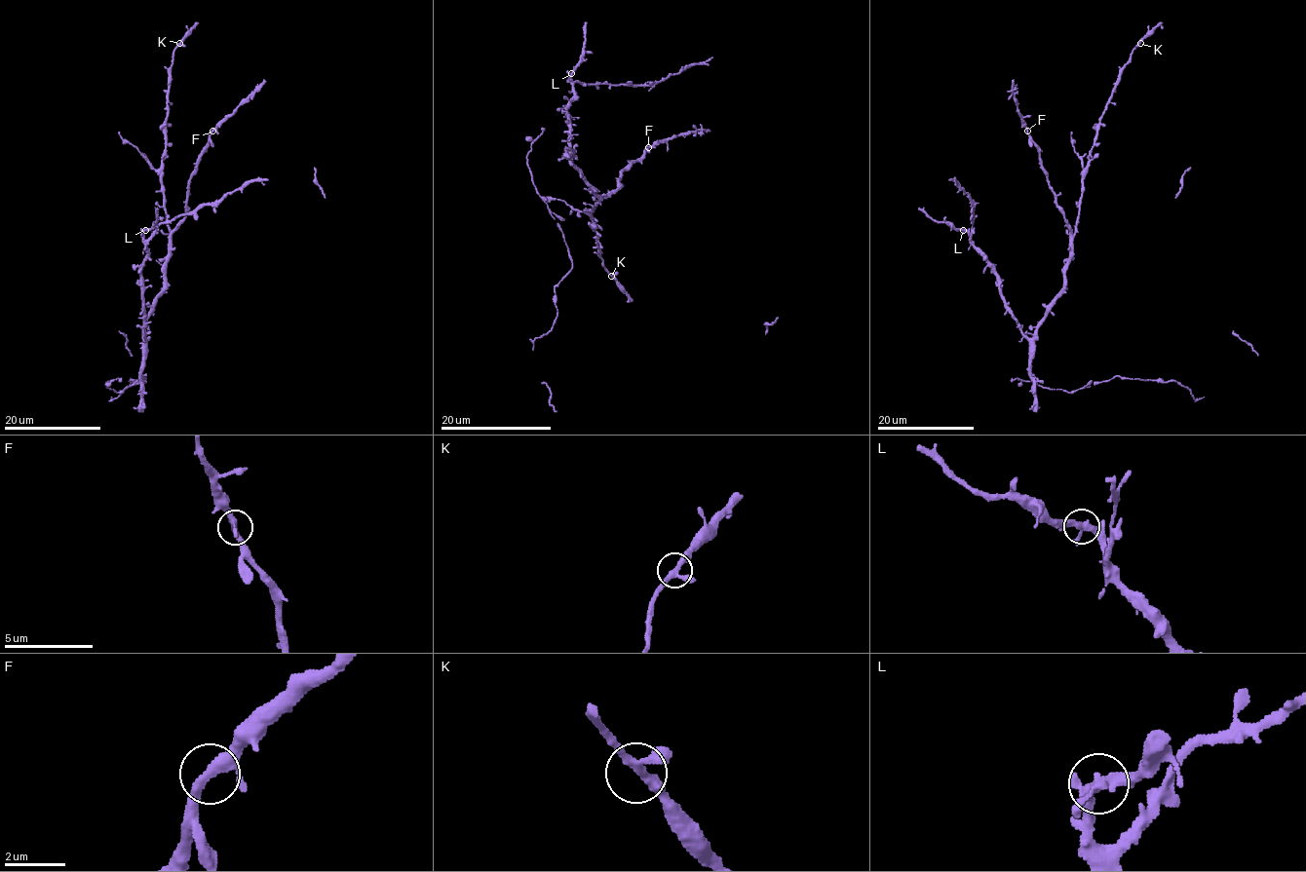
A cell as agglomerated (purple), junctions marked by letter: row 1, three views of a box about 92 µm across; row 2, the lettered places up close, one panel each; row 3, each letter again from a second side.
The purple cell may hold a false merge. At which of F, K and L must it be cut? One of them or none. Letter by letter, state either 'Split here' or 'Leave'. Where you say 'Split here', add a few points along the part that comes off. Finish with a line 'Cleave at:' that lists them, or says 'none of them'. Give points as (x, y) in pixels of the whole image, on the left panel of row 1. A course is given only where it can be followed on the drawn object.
F: Leave
K: Leave
L: Leave
Cleave at: none of them

